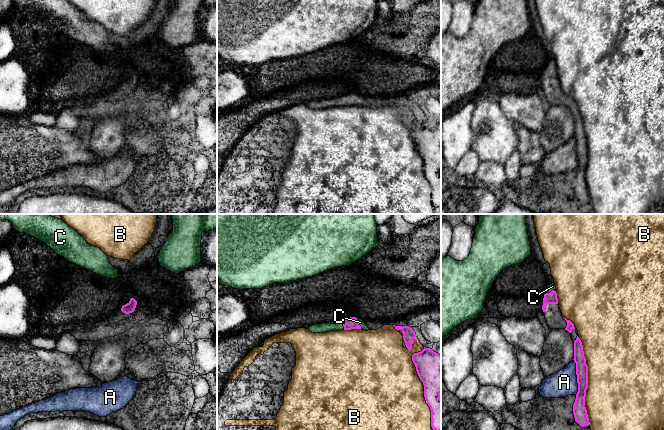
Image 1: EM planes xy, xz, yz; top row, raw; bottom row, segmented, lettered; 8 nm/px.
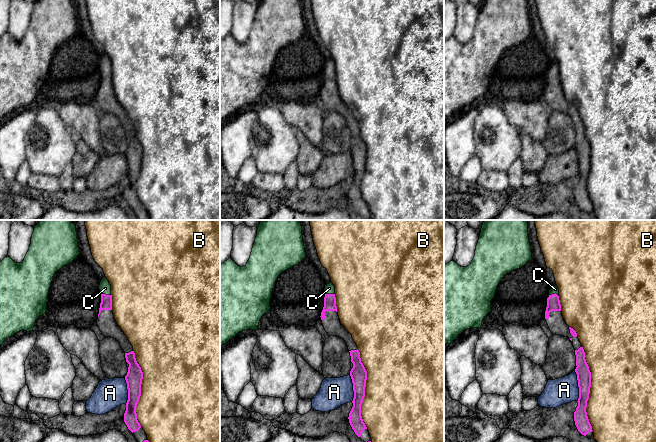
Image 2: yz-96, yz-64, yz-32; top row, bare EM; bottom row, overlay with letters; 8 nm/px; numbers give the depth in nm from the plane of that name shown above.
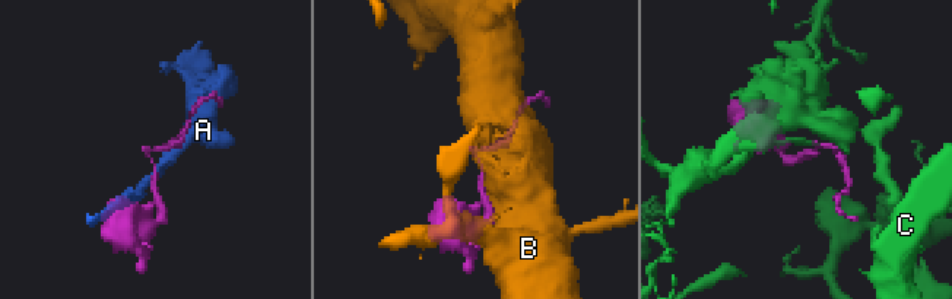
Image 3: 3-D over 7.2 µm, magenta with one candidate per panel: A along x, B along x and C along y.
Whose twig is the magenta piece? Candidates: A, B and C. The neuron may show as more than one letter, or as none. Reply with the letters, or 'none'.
C

